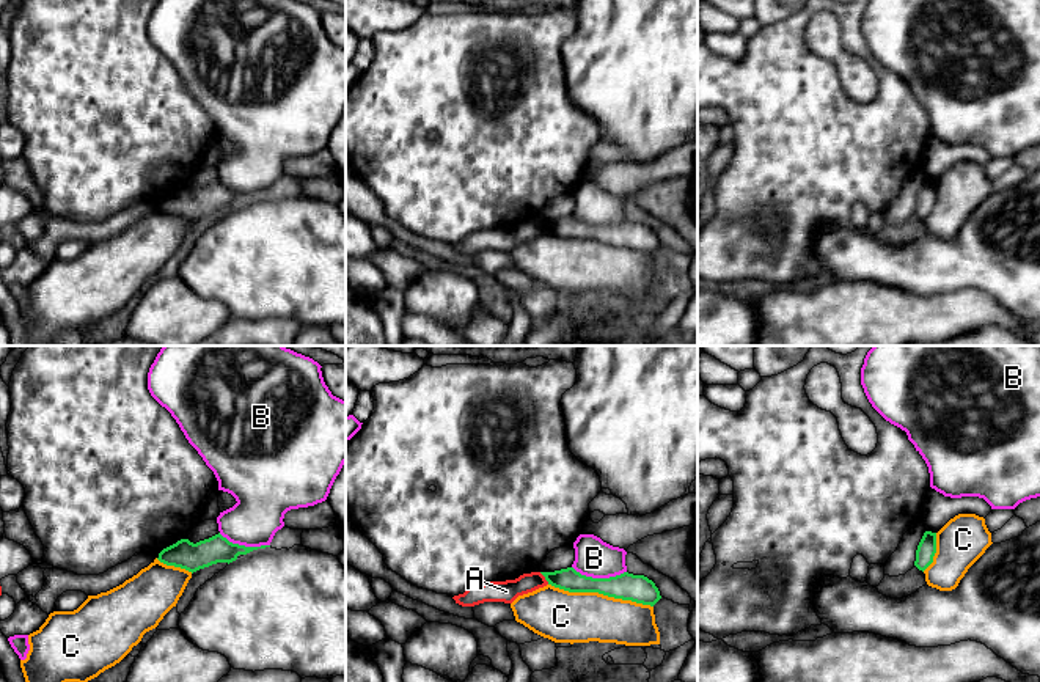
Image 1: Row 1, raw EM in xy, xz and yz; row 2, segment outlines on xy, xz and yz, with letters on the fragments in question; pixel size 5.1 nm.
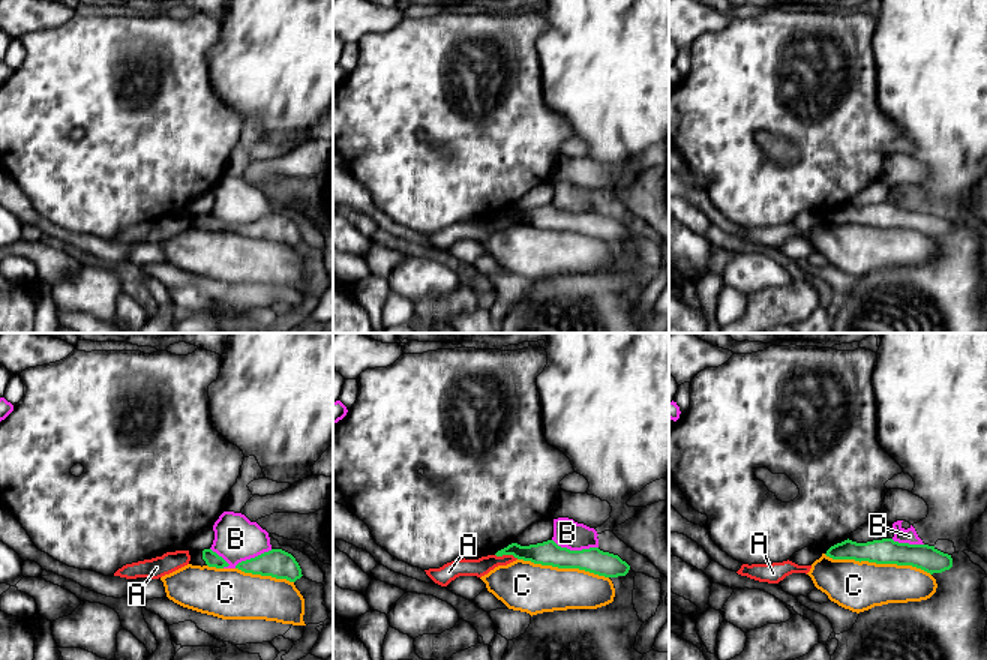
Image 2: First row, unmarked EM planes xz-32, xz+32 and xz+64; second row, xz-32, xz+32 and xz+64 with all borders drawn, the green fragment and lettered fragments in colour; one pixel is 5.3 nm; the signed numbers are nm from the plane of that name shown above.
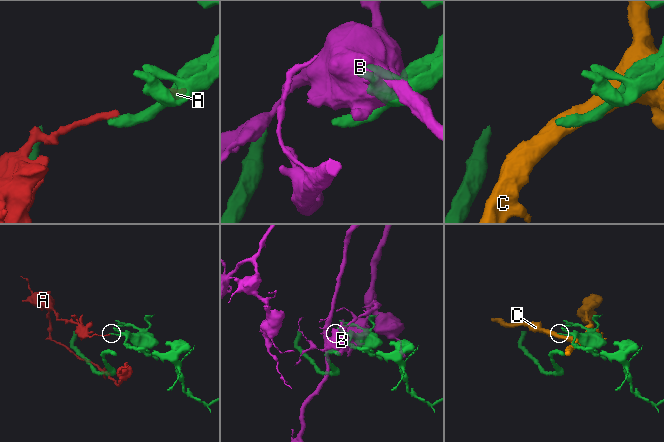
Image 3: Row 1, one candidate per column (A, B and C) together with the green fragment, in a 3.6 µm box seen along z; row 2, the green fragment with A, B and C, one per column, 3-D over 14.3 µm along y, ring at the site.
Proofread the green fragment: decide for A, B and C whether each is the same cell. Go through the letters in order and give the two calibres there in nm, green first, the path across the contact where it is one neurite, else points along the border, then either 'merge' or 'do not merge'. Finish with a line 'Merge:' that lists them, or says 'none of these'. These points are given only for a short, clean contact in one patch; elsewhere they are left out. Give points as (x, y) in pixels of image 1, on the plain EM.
A: 120/110 nm | along xz (539, 220), (549, 231) | do not merge
B: 140/190 nm | do not merge
C: 140/260 nm | do not merge
Merge: none of these

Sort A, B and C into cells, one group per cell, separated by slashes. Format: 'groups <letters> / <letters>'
groups A / B / C

